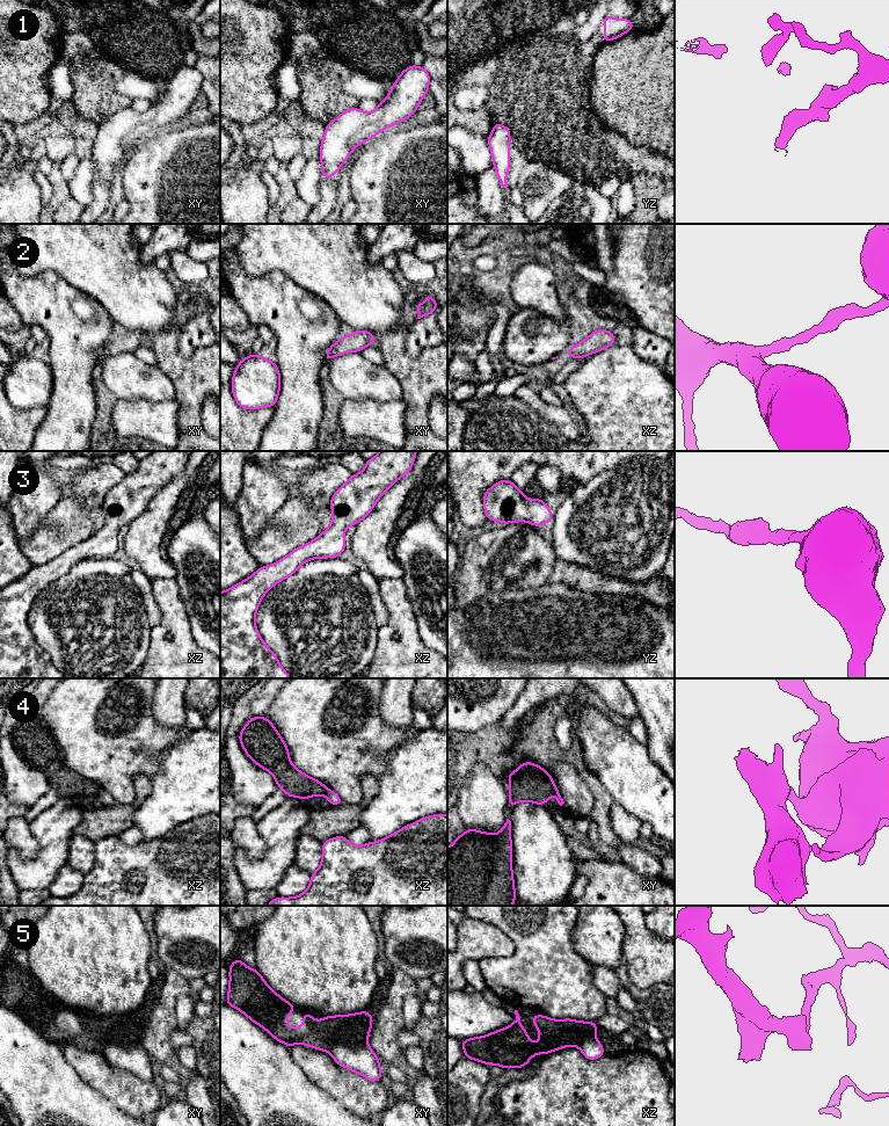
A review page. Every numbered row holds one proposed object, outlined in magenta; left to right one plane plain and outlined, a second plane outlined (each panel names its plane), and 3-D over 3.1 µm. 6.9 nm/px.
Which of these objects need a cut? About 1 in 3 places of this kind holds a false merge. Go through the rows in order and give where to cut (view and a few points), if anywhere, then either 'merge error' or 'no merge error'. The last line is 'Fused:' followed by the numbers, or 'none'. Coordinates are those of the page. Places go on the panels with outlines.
1: cut none; no merge error
2: cut none; no merge error
3: cut none; no merge error
4: cut xy (555, 787), (553, 792); merge error
5: cut xy (366, 1043), (359, 1045), (335, 1044), (328, 1051); merge error
Fused: 4, 5

